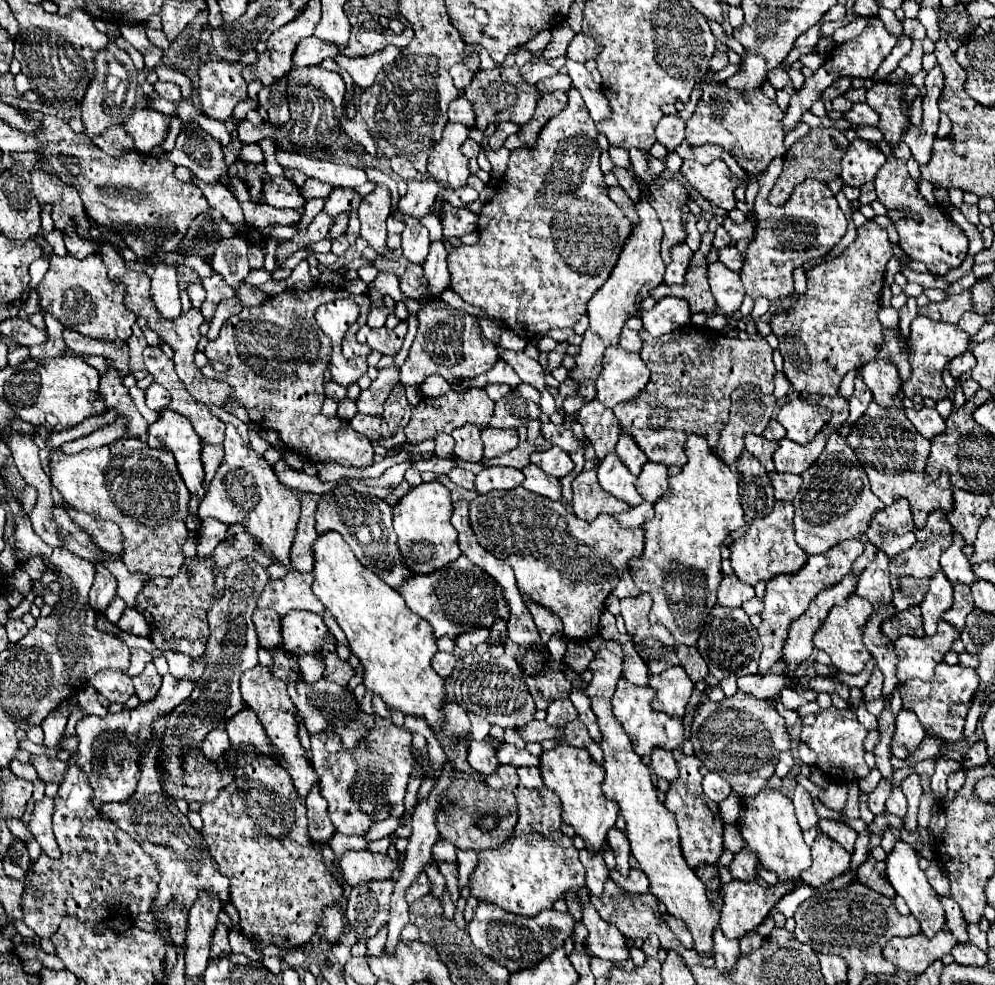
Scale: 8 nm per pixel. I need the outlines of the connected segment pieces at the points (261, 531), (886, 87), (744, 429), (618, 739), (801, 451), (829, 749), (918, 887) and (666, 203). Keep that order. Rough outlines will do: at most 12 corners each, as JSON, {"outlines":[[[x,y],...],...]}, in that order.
{"outlines":[[[226,425],[198,517],[242,523],[290,571],[296,493]],[[874,83],[866,103],[880,113],[886,143],[898,143],[908,115],[900,99],[912,101],[926,89]],[[756,385],[732,391],[716,453],[736,463],[744,435],[762,435],[776,409]],[[594,655],[602,793],[620,805],[650,893],[714,957],[720,913],[688,867],[672,813],[612,713],[624,655]],[[824,431],[808,445],[782,439],[776,471],[800,475],[826,445]],[[828,707],[800,739],[832,781],[858,781],[864,729],[856,713]],[[906,841],[886,857],[886,873],[922,933],[946,921],[936,891]],[[630,151],[636,177],[652,189],[652,207],[664,227],[662,261],[682,243],[688,191],[646,167],[648,155]]]}

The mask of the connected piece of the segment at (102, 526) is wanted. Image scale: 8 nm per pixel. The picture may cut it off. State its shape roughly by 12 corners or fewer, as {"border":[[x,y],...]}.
{"border":[[74,509],[66,513],[84,529],[94,545],[122,553],[120,529],[112,521],[92,519]]}

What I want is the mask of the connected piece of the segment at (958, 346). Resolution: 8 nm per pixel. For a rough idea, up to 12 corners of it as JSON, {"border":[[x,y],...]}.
{"border":[[912,321],[906,397],[948,395],[944,367],[966,351],[958,325]]}

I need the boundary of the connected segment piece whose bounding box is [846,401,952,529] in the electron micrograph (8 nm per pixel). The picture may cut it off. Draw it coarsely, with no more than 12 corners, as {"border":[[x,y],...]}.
{"border":[[872,401],[846,441],[884,505],[918,529],[952,509],[948,473],[924,483],[930,441]]}

